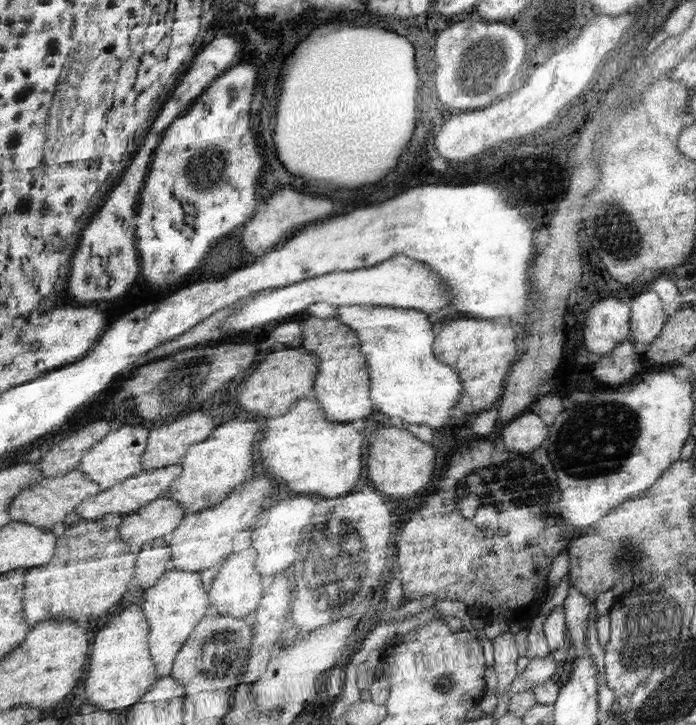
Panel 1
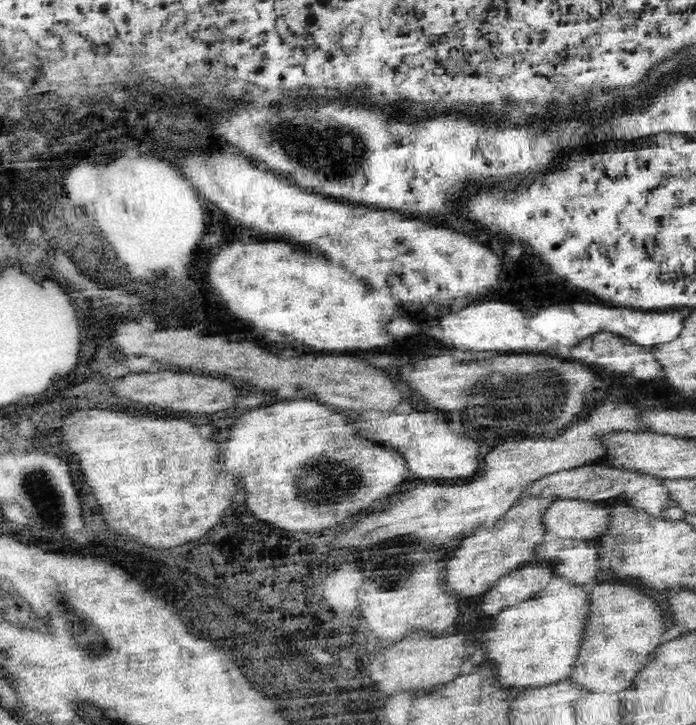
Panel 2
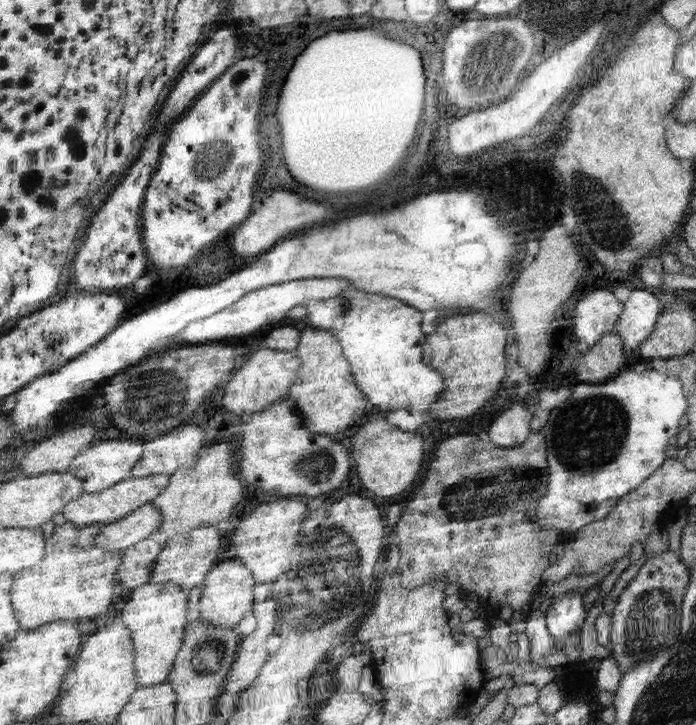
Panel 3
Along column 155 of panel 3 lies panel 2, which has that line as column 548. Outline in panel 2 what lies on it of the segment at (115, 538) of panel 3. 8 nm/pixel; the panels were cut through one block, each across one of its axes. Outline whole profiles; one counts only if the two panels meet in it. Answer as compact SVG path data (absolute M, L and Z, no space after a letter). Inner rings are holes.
M554 500L542 512L542 530L546 534L554 532L558 540L580 540L596 542L608 526L608 516L612 508L596 502L580 500Z

